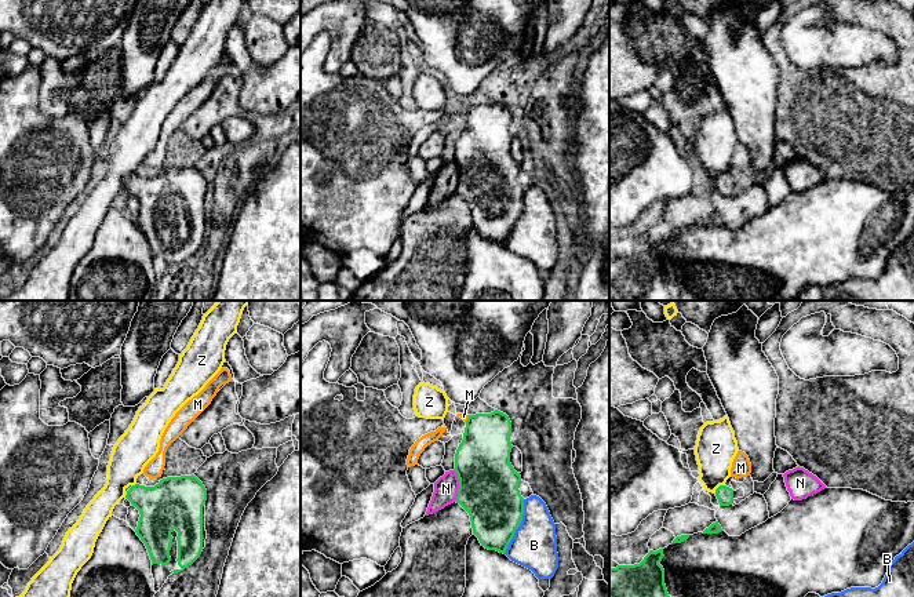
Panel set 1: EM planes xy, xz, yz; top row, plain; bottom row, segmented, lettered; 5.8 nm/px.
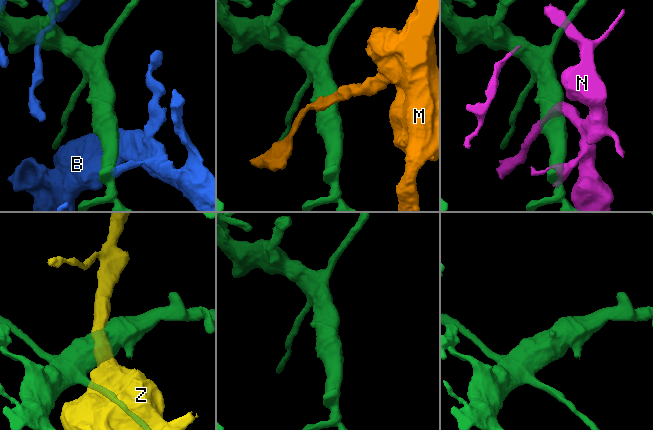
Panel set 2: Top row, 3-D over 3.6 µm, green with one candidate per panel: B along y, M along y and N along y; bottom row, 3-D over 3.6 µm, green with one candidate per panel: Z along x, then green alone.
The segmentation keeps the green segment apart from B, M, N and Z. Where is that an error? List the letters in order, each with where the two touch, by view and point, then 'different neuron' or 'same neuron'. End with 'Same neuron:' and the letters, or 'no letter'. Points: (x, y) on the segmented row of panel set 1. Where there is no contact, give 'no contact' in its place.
B: xz (519, 525) | different neuron
M: xz (468, 418) | different neuron
N: xz (459, 486) | different neuron
Z: yz (717, 488) | different neuron
Same neuron: no letter

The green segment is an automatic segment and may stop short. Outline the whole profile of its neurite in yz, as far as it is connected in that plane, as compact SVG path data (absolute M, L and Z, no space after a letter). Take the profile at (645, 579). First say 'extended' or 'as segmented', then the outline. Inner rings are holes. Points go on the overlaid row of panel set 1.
as segmented; M663 549L649 550L640 564L609 568L609 597L670 597L664 585L664 569L659 564Z

